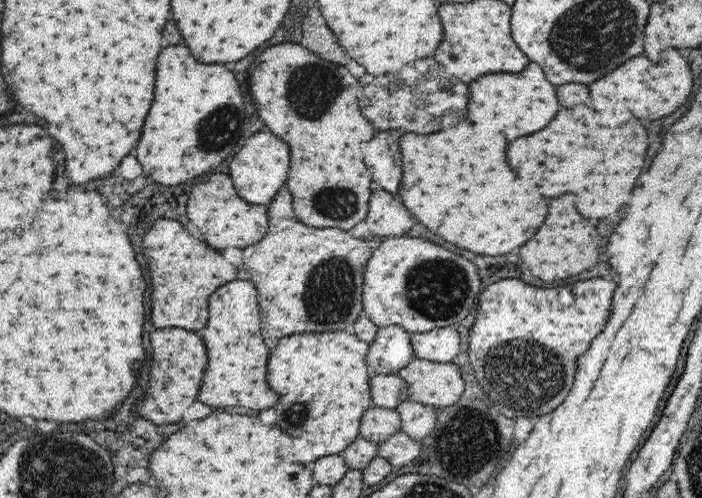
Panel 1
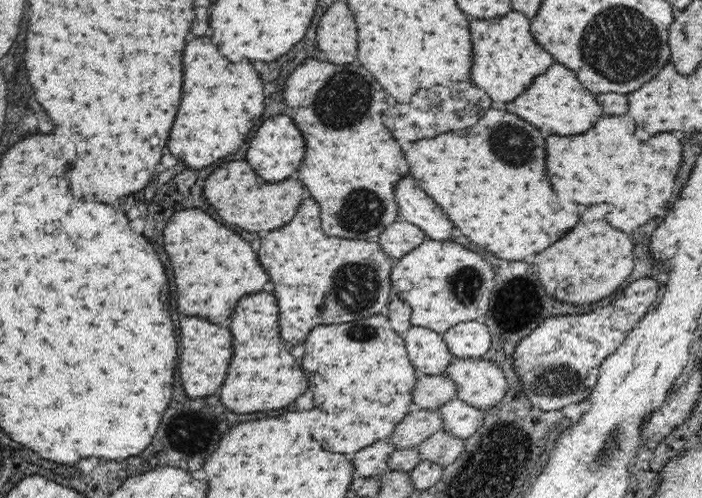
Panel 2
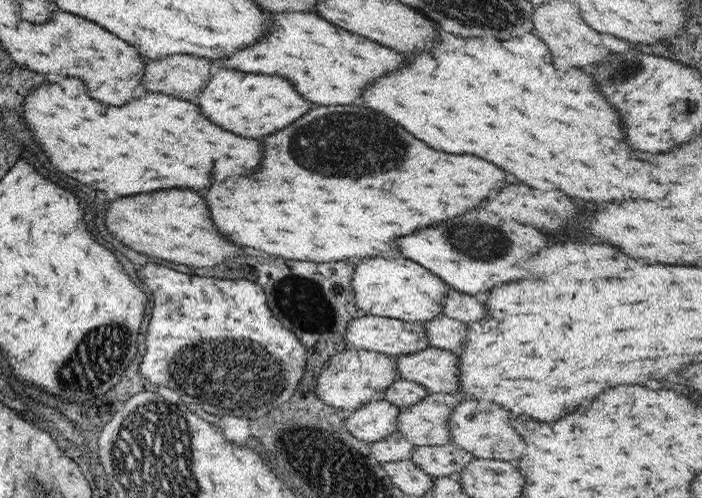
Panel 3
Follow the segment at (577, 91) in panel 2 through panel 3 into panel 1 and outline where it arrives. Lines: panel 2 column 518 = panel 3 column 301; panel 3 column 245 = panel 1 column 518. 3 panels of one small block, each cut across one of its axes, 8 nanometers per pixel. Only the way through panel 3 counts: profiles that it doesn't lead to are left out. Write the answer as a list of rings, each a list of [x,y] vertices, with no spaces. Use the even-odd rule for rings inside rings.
[[[530,64],[520,74],[490,74],[472,84],[472,98],[469,104],[469,122],[476,124],[486,136],[504,134],[506,140],[516,140],[526,134],[540,132],[546,128],[562,110],[556,88],[546,78],[542,66]]]

